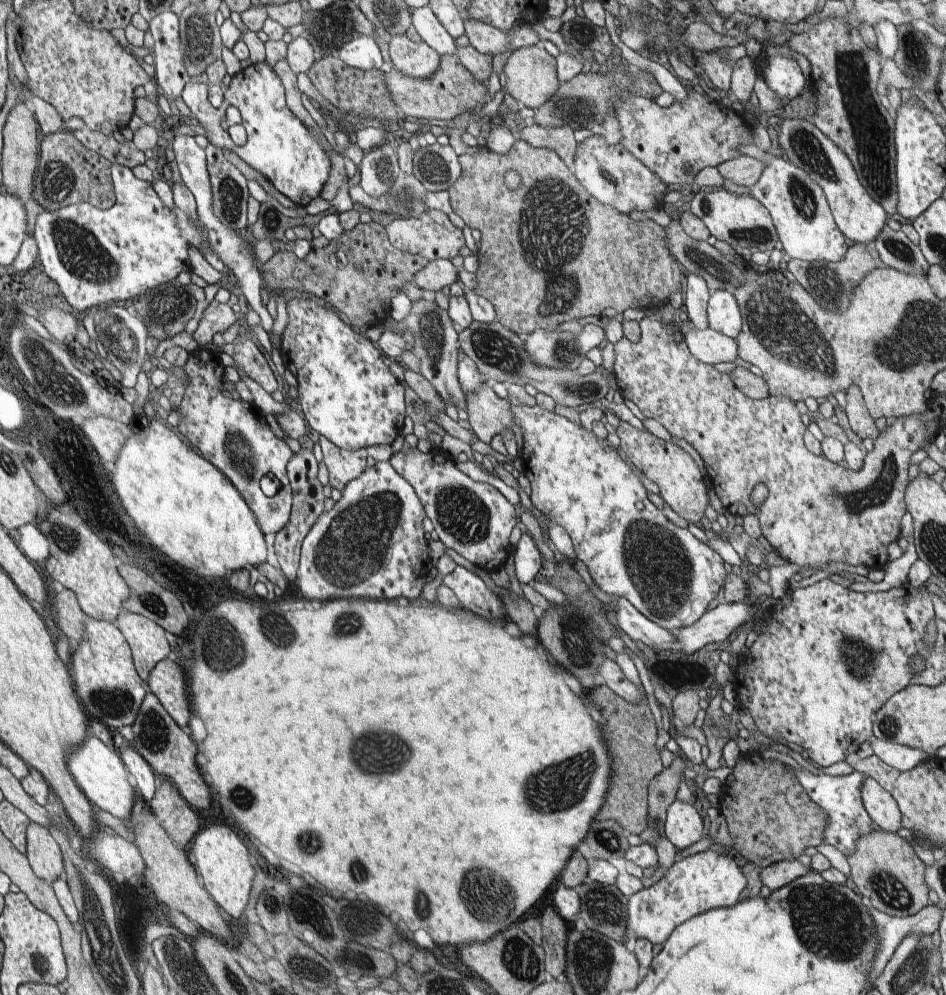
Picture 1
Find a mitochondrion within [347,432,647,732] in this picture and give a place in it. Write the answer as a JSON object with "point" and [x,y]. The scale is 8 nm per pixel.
{"point":[462,514]}

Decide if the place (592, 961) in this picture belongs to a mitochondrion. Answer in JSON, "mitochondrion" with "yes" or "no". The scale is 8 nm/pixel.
{"mitochondrion":"yes"}

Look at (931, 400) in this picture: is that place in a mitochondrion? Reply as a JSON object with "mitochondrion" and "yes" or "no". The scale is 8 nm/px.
{"mitochondrion":"no"}

